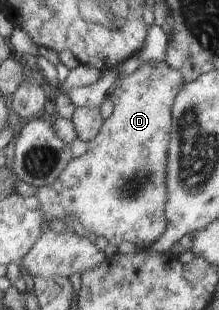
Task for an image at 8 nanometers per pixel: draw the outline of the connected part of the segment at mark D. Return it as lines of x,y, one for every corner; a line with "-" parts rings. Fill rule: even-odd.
147,60
122,82
122,85
109,92
113,112
103,120
100,132
89,142
87,152
79,158
72,158
51,185
37,189
35,197
39,200
44,231
50,229
47,223
51,217
62,221
66,215
72,215
74,221
83,224
86,235
101,235
117,247
123,241
135,243
139,247
145,243
149,247
164,232
166,153
172,124
172,107
185,81
181,72
169,67
164,61

